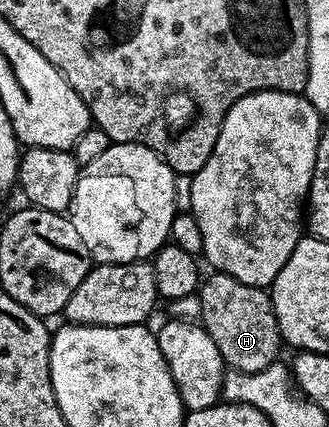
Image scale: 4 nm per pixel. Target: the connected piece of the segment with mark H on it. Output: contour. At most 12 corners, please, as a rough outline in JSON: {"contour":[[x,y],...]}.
{"contour":[[212,272],[199,321],[233,371],[281,357],[271,293]]}

